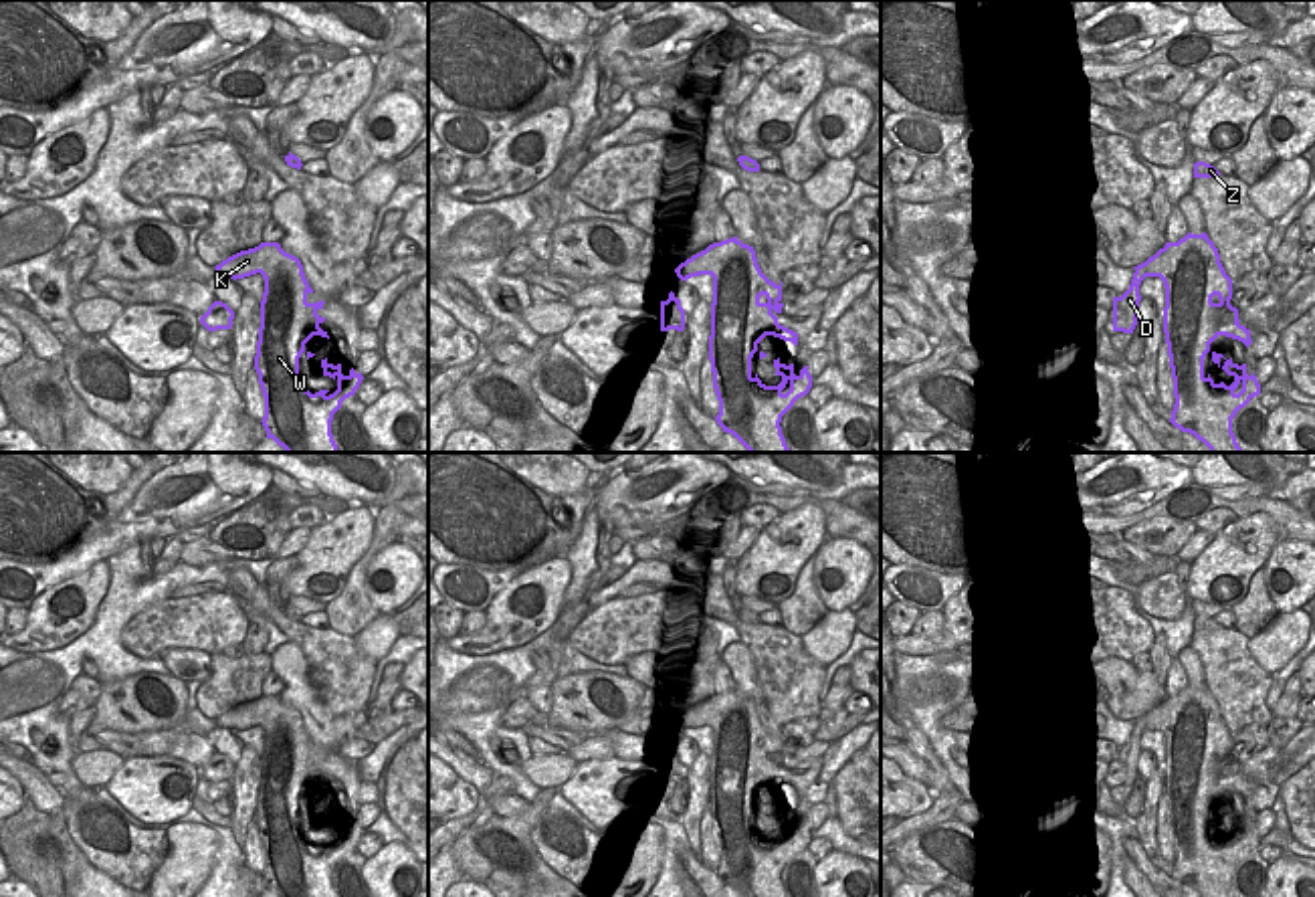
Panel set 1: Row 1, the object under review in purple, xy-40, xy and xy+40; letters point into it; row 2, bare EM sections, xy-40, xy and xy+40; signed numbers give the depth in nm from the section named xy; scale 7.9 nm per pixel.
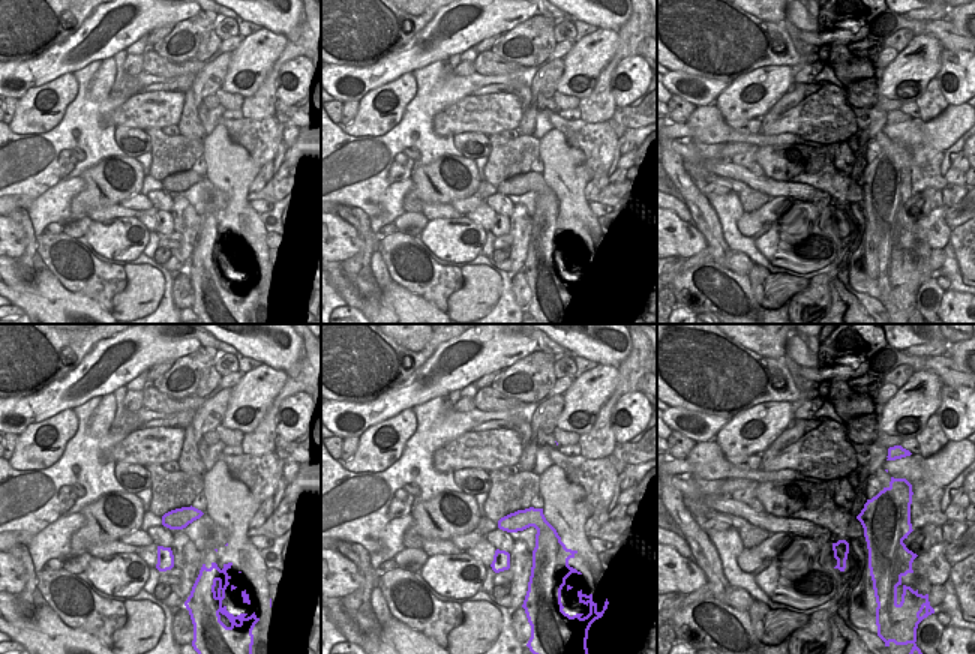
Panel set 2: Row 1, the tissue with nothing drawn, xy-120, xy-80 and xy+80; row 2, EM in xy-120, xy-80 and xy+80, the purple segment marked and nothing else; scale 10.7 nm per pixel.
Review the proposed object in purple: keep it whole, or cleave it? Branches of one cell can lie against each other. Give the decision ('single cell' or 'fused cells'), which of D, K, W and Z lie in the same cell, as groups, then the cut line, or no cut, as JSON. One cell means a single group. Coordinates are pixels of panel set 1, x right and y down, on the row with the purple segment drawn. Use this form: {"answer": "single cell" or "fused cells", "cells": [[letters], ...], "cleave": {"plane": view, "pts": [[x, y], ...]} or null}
{"answer": "fused cells", "cells": [["D"], ["K", "W", "Z"]], "cleave": {"plane": "xy+40", "pts": [[1136, 269], [1142, 269], [1146, 275]]}}

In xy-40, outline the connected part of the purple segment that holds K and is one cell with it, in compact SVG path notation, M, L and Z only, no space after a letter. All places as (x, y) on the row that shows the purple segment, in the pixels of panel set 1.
M261 242L240 251L214 267L216 275L244 279L261 273L265 293L261 301L261 327L255 370L265 396L263 426L287 453L339 453L331 434L333 414L341 402L356 394L364 376L353 368L341 374L341 364L321 360L323 376L337 382L337 390L311 394L299 376L299 358L315 354L305 350L313 335L327 337L319 325L325 317L317 311L325 301L309 303L309 287L303 265L285 253L279 242Z

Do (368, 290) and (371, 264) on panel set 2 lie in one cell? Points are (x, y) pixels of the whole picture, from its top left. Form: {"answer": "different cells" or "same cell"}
{"answer": "same cell"}

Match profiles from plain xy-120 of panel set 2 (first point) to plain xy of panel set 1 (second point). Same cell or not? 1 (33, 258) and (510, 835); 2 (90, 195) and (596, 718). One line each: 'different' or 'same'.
1: same
2: same

